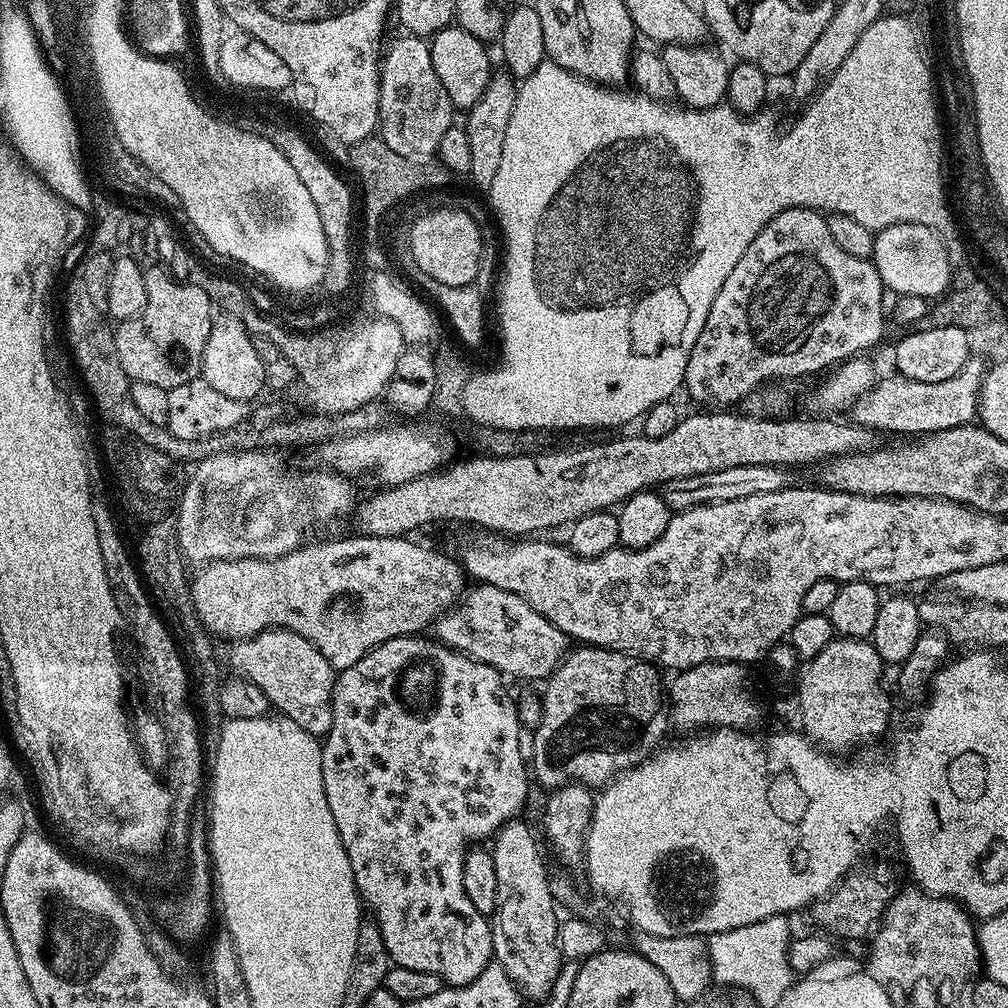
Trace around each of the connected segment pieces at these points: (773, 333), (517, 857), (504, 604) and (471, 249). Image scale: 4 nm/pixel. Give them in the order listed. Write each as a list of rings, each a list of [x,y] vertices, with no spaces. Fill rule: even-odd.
[[[787,208],[782,210],[765,228],[746,246],[746,254],[738,258],[738,266],[730,270],[730,278],[722,282],[722,290],[718,290],[718,298],[714,298],[714,306],[710,306],[710,314],[706,314],[706,326],[702,326],[702,334],[698,334],[698,342],[694,342],[694,350],[690,350],[690,358],[686,362],[686,374],[683,387],[696,400],[701,400],[704,406],[736,406],[744,397],[769,382],[787,381],[787,376],[808,376],[811,372],[823,373],[833,366],[859,357],[867,348],[872,348],[880,340],[886,324],[886,289],[880,280],[880,275],[871,259],[854,258],[854,254],[846,254],[834,238],[830,238],[827,219],[815,208]]]
[[[523,819],[508,820],[496,833],[490,844],[494,858],[494,871],[498,877],[498,898],[496,910],[490,917],[492,925],[492,950],[495,963],[501,964],[508,977],[515,982],[525,997],[543,1001],[552,993],[556,979],[562,967],[562,955],[559,942],[561,921],[556,918],[558,905],[550,894],[548,885],[549,865],[544,865],[544,856],[540,853],[541,841],[523,824]]]
[[[483,582],[472,587],[469,587],[451,608],[441,612],[440,619],[434,625],[435,639],[447,648],[462,652],[478,662],[486,662],[486,666],[494,666],[508,678],[517,676],[520,680],[543,681],[551,676],[552,671],[560,665],[562,657],[569,651],[570,637],[558,630],[554,622],[542,618],[542,614],[538,614],[538,610],[534,610],[534,606],[530,606],[530,602],[526,602],[518,594]]]
[[[456,208],[436,209],[417,215],[412,221],[412,233],[408,236],[407,251],[418,262],[418,270],[432,275],[446,286],[466,286],[476,283],[480,272],[480,254],[484,236],[480,224],[471,211]]]

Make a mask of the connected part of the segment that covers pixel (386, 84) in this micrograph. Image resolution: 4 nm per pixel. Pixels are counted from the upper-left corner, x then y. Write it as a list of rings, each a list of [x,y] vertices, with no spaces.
[[[404,34],[401,37],[401,40],[393,42],[389,50],[387,47],[380,66],[380,122],[378,132],[386,142],[386,146],[390,146],[390,150],[394,150],[394,154],[402,154],[402,158],[406,158],[407,160],[419,161],[421,158],[432,158],[436,156],[438,142],[442,142],[442,134],[446,134],[446,130],[453,127],[454,120],[452,120],[452,115],[454,115],[454,109],[450,102],[450,94],[446,94],[446,89],[442,86],[442,82],[438,82],[438,74],[434,74],[434,62],[430,62],[430,50],[428,49],[429,41],[411,34]]]

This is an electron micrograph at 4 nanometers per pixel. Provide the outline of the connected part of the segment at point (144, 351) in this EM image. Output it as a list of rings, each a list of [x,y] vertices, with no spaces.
[[[149,267],[144,277],[146,306],[134,318],[121,320],[114,328],[118,362],[122,362],[122,370],[126,370],[131,381],[151,382],[167,389],[182,386],[201,375],[202,354],[214,323],[214,305],[199,283],[181,282],[163,267]]]

